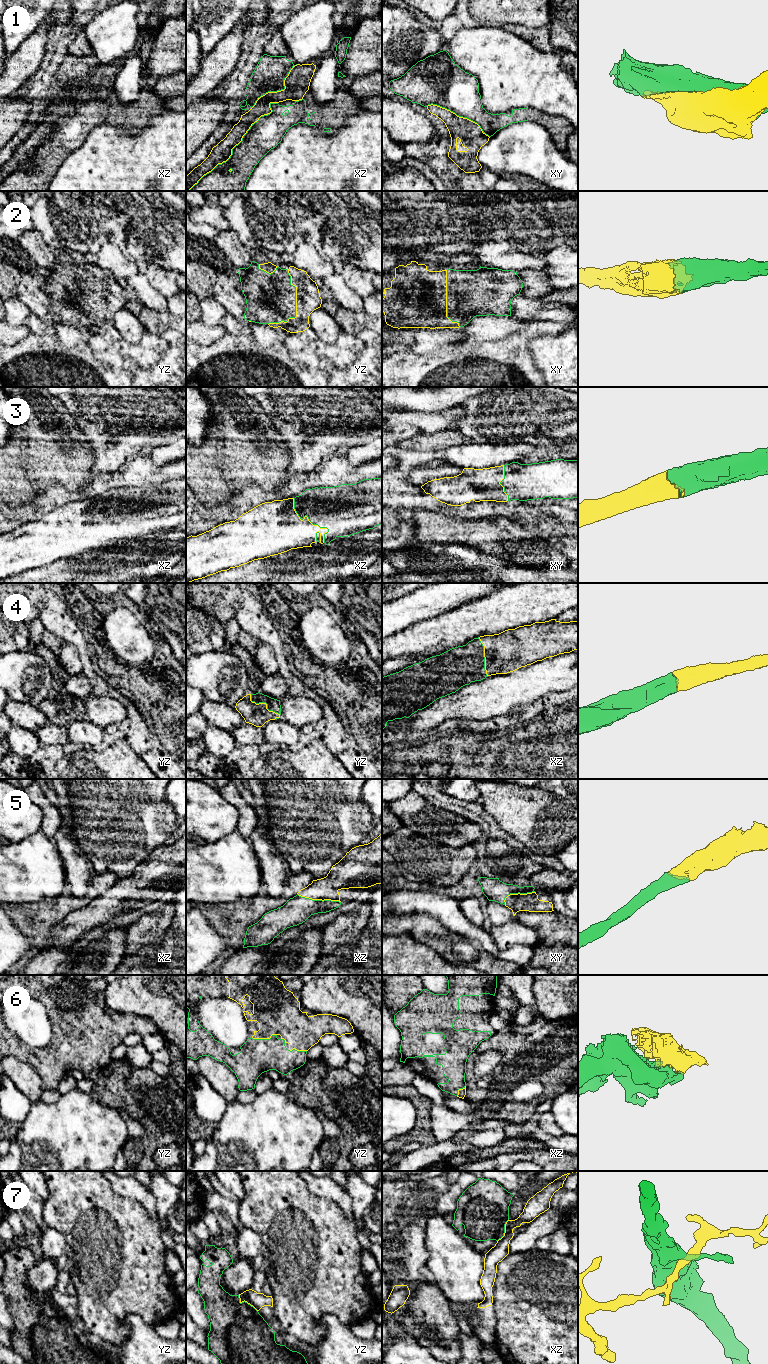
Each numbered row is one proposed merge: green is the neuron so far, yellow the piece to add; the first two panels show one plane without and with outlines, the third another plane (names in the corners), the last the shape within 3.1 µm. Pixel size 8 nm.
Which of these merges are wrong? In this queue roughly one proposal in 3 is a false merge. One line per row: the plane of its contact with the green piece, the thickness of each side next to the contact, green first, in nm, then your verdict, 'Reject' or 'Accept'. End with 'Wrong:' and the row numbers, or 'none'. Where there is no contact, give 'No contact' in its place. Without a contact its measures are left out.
1: Touches green in xz. Thickness 260 nm (green) against 150 nm. Reject
2: Touches green in yz. Thickness 400 nm (green) against 200 nm. Accept
3: Touches green in xz. Thickness 360 nm (green) against 360 nm. Accept
4: Touches green in yz. Thickness 100 nm (green) against 180 nm. Accept
5: Touches green in xz. Thickness 220 nm (green) against 190 nm. Accept
6: Touches green in yz. Thickness 280 nm (green) against 360 nm. Accept
7: Touches green in yz. Thickness 460 nm (green) against 130 nm. Reject
Wrong: 1, 7

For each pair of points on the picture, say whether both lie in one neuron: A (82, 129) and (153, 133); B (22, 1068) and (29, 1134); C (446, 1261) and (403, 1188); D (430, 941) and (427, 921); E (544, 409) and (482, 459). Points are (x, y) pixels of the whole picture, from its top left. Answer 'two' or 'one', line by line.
A: two
B: two
C: two
D: one
E: two

